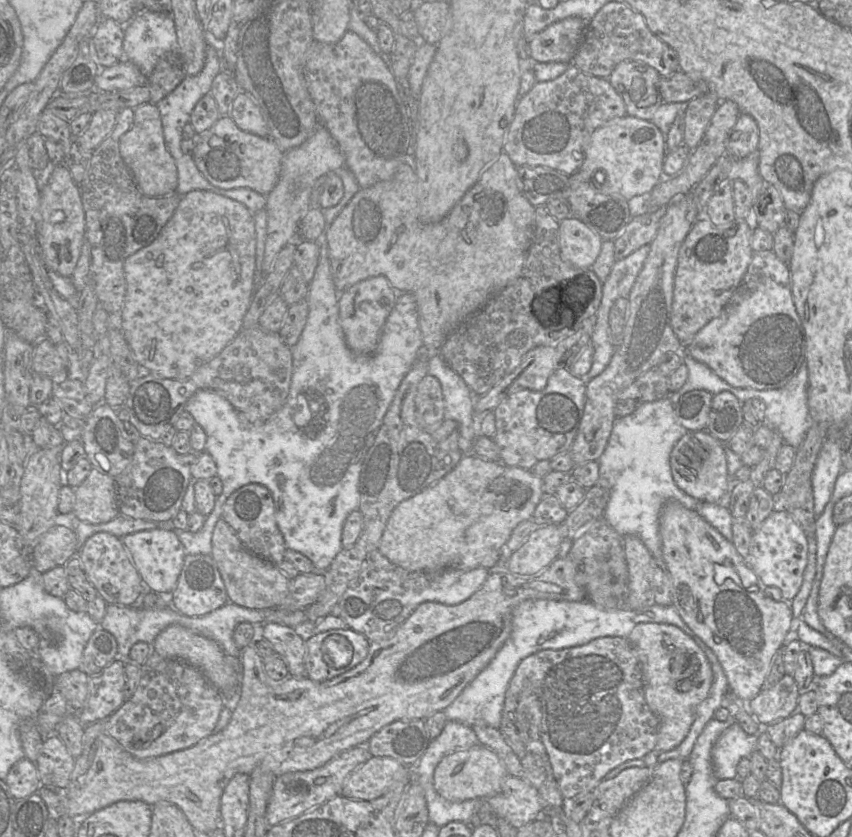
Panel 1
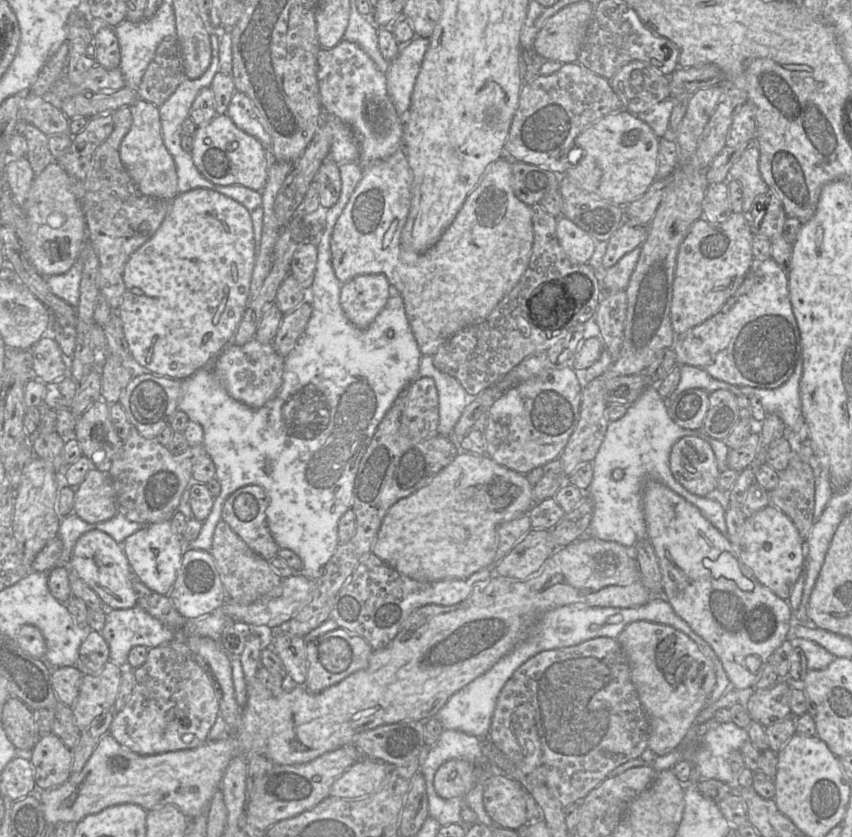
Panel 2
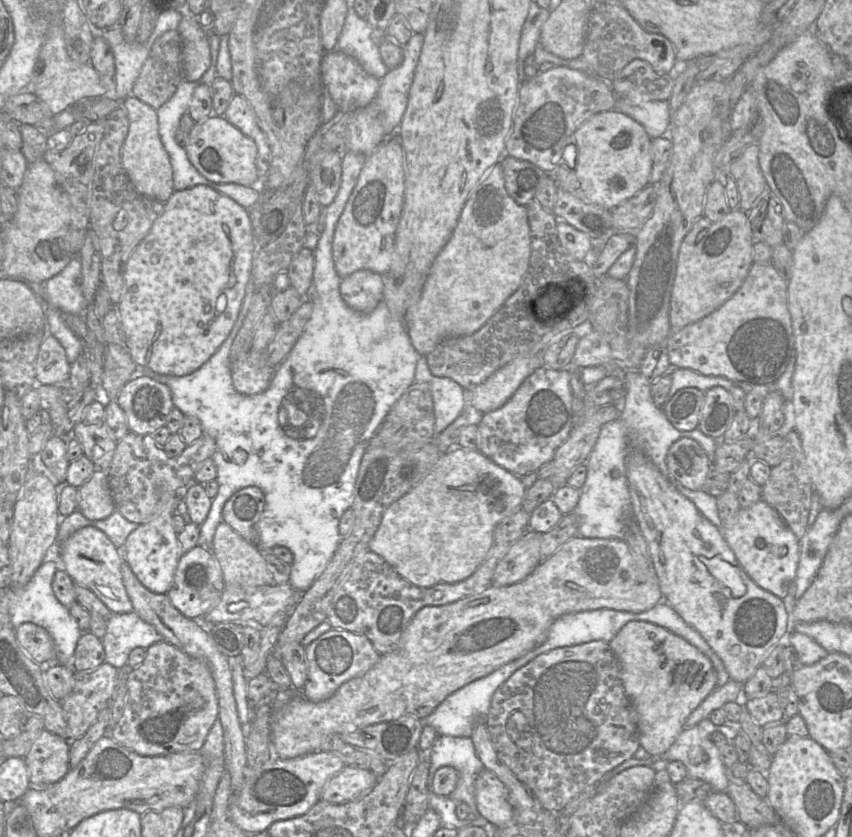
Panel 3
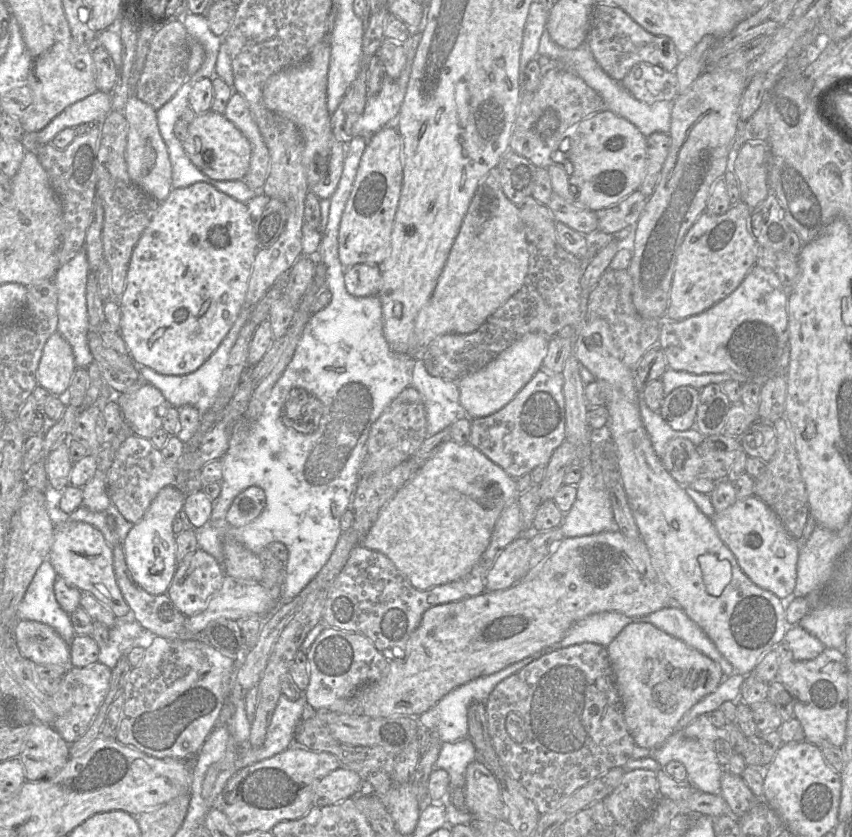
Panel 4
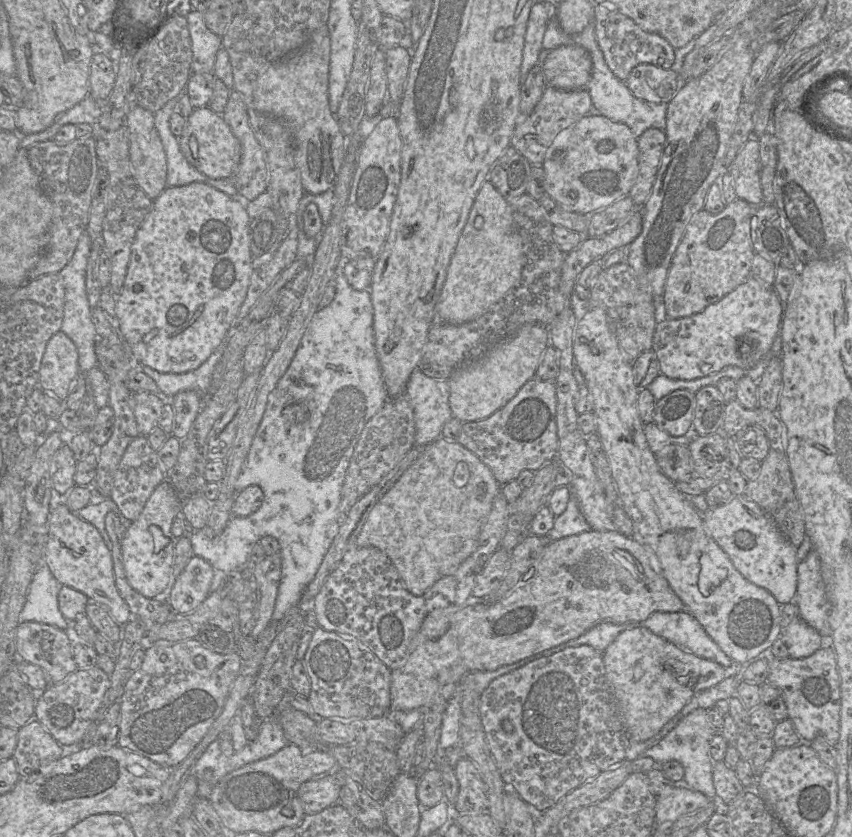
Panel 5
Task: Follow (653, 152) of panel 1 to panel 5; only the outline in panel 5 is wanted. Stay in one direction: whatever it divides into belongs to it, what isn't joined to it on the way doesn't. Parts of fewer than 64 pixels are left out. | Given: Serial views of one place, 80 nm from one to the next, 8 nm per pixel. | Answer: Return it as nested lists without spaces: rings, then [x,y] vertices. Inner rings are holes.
[[[592,111],[591,113],[585,115],[583,118],[577,121],[575,124],[562,130],[556,136],[556,138],[548,148],[545,159],[541,165],[545,173],[545,192],[546,192],[545,195],[551,196],[555,201],[561,204],[566,210],[574,211],[581,214],[591,214],[593,213],[593,211],[609,206],[610,204],[620,199],[621,197],[629,195],[629,192],[633,184],[635,183],[635,180],[638,175],[638,163],[639,163],[639,149],[638,149],[637,138],[633,135],[630,128],[624,123],[612,121],[606,116],[596,111]],[[556,149],[562,150],[564,151],[564,153],[562,153],[560,157],[555,157],[553,155],[553,152]]]

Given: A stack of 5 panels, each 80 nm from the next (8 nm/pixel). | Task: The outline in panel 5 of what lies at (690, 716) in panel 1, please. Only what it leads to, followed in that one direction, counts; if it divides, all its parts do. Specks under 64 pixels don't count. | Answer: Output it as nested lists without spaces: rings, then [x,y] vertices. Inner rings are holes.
[[[645,627],[622,631],[603,653],[606,677],[630,741],[655,736],[697,693],[725,677],[725,668],[685,651]]]

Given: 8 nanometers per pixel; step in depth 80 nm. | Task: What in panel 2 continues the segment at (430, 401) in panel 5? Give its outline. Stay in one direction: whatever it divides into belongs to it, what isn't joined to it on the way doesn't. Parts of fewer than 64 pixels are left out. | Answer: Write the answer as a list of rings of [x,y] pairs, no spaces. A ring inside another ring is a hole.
[[[433,356],[421,357],[418,377],[430,377],[434,380],[439,398],[439,424],[437,433],[452,437],[454,427],[467,404],[472,401],[460,382],[441,371],[433,364]]]

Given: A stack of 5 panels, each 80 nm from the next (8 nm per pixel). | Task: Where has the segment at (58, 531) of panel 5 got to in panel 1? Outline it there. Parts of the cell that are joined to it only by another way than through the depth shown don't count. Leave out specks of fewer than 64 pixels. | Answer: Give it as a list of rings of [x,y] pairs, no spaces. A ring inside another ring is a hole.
[[[98,532],[89,537],[76,556],[83,566],[87,579],[98,591],[98,595],[103,597],[107,605],[137,605],[142,595],[149,591],[132,563],[121,539],[110,533]]]

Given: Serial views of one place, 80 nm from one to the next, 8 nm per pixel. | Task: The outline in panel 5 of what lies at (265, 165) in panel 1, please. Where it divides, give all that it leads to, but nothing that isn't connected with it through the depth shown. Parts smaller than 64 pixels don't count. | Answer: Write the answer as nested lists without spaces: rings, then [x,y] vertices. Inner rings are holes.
[[[208,106],[193,110],[191,115],[186,118],[186,126],[178,140],[180,149],[188,162],[207,177],[212,179],[230,178],[237,171],[241,157],[240,142],[232,133],[222,114],[215,113]]]

